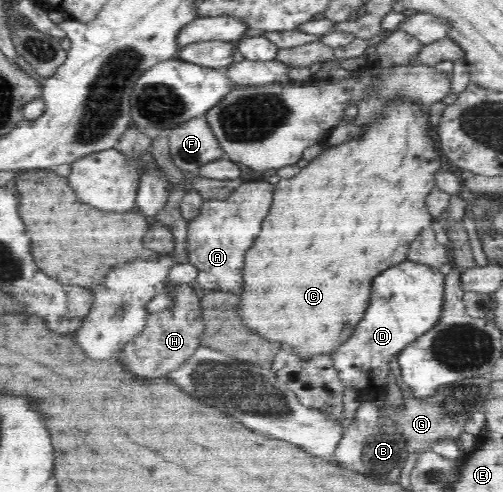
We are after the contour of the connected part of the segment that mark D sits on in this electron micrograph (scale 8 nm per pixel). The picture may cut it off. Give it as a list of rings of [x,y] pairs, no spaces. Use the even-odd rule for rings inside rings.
[[[408,260],[402,262],[402,264],[391,266],[388,270],[380,273],[380,276],[374,278],[371,301],[364,318],[360,319],[360,323],[356,326],[354,334],[348,338],[348,341],[344,342],[342,346],[338,346],[330,355],[334,367],[336,367],[336,372],[347,388],[382,390],[382,388],[388,386],[392,379],[388,375],[390,361],[397,359],[398,354],[406,346],[412,345],[412,342],[415,342],[418,337],[428,333],[439,324],[444,302],[445,280],[445,270]]]

